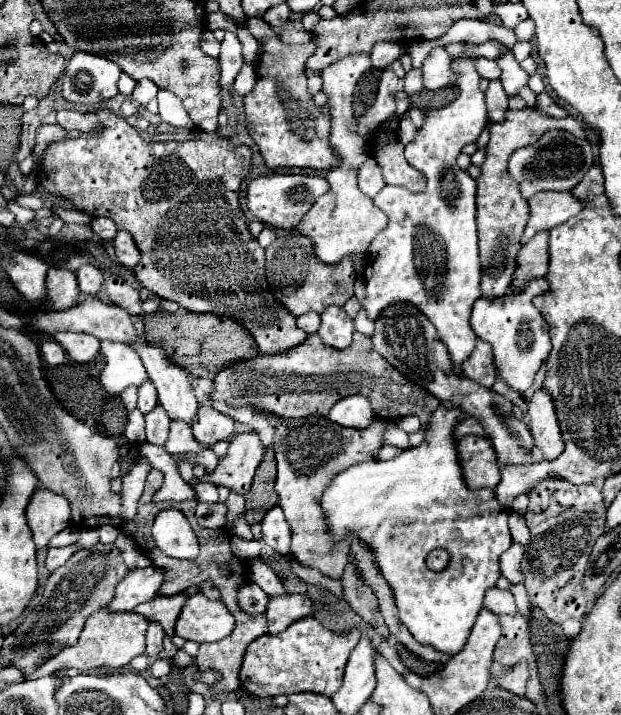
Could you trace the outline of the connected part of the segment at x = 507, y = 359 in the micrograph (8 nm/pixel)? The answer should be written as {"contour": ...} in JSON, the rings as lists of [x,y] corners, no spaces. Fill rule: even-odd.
{"contour":[[[533,279],[519,293],[507,291],[497,301],[477,299],[473,305],[473,313],[471,313],[471,327],[475,335],[491,343],[493,347],[497,377],[517,393],[525,393],[531,387],[535,373],[539,371],[541,363],[547,359],[551,351],[549,325],[545,323],[539,309],[533,305],[533,297],[541,295],[541,289],[547,291],[547,281]]]}

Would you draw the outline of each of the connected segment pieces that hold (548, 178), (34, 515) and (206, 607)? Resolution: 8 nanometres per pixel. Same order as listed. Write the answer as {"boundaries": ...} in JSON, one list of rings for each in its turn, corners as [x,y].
{"boundaries":[[[[547,131],[537,139],[537,143],[513,151],[509,157],[509,175],[517,181],[521,197],[531,199],[541,191],[569,191],[573,189],[583,175],[595,163],[595,155],[591,151],[591,143],[587,139],[575,137],[569,131]]],[[[45,487],[33,491],[25,509],[37,549],[47,549],[49,539],[69,525],[69,501]]],[[[197,593],[187,599],[177,625],[175,633],[183,639],[191,641],[219,641],[231,635],[235,627],[235,619],[225,607],[223,601],[211,601],[205,595]]]]}

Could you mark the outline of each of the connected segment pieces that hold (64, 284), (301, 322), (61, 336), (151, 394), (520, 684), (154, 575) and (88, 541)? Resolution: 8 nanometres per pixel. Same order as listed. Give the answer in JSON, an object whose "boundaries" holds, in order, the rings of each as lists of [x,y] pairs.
{"boundaries":[[[[49,267],[47,271],[47,297],[55,311],[65,311],[79,301],[77,275],[67,269]]],[[[305,313],[297,319],[297,327],[301,327],[307,333],[315,333],[319,329],[319,315],[317,313]]],[[[59,331],[53,337],[65,349],[65,353],[77,363],[89,363],[101,349],[101,341],[97,341],[93,335]]],[[[147,379],[147,381],[139,387],[137,409],[139,409],[141,413],[149,413],[155,405],[157,405],[157,393],[155,393],[155,387],[153,387],[151,379]]],[[[519,663],[519,665],[513,667],[509,673],[503,673],[501,677],[495,677],[493,681],[499,683],[503,689],[511,691],[511,693],[525,695],[525,681],[527,681],[527,677],[529,677],[527,665],[525,665],[525,663]]],[[[149,565],[143,569],[133,569],[117,585],[115,597],[109,603],[113,611],[133,611],[139,603],[153,599],[165,579],[165,571]]],[[[89,527],[89,529],[83,529],[81,533],[79,533],[79,545],[83,547],[83,549],[91,549],[91,547],[95,547],[97,545],[97,541],[99,541],[99,529],[97,527]]]]}

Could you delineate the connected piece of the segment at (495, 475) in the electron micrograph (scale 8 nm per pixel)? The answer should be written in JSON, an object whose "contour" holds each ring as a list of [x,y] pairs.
{"contour":[[[463,437],[457,441],[459,463],[465,485],[471,491],[495,489],[499,483],[499,463],[487,437]]]}

